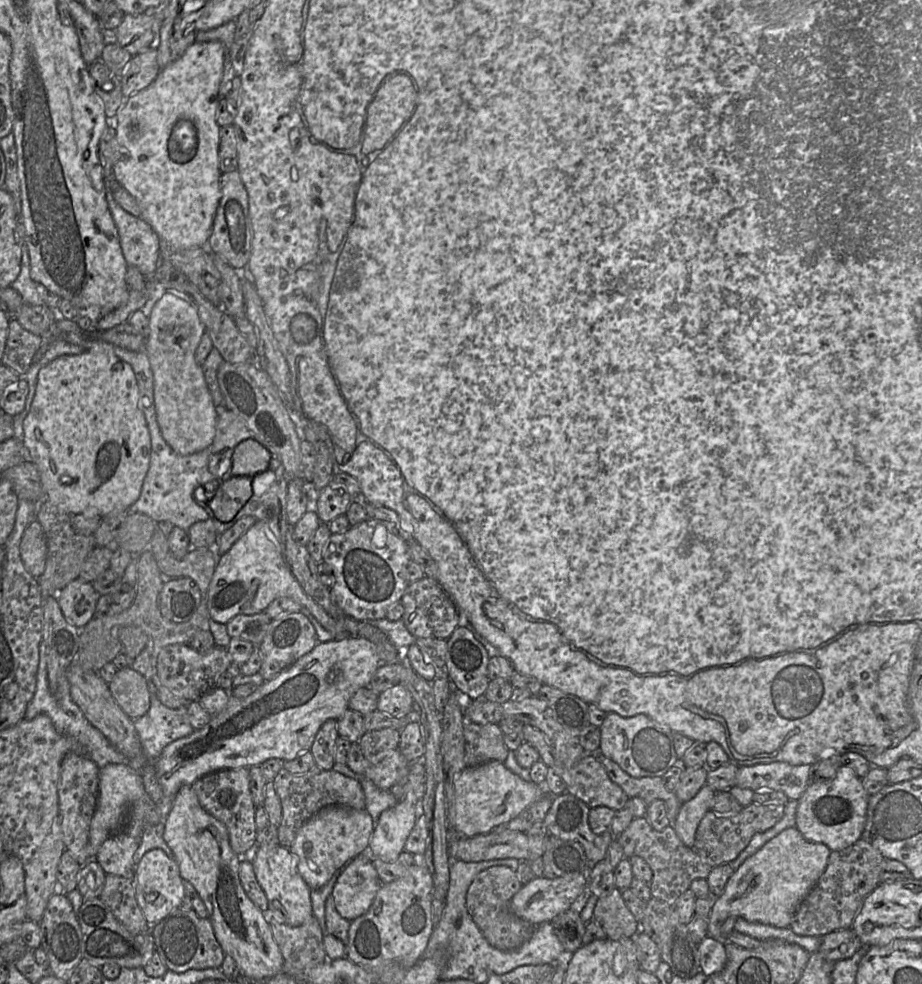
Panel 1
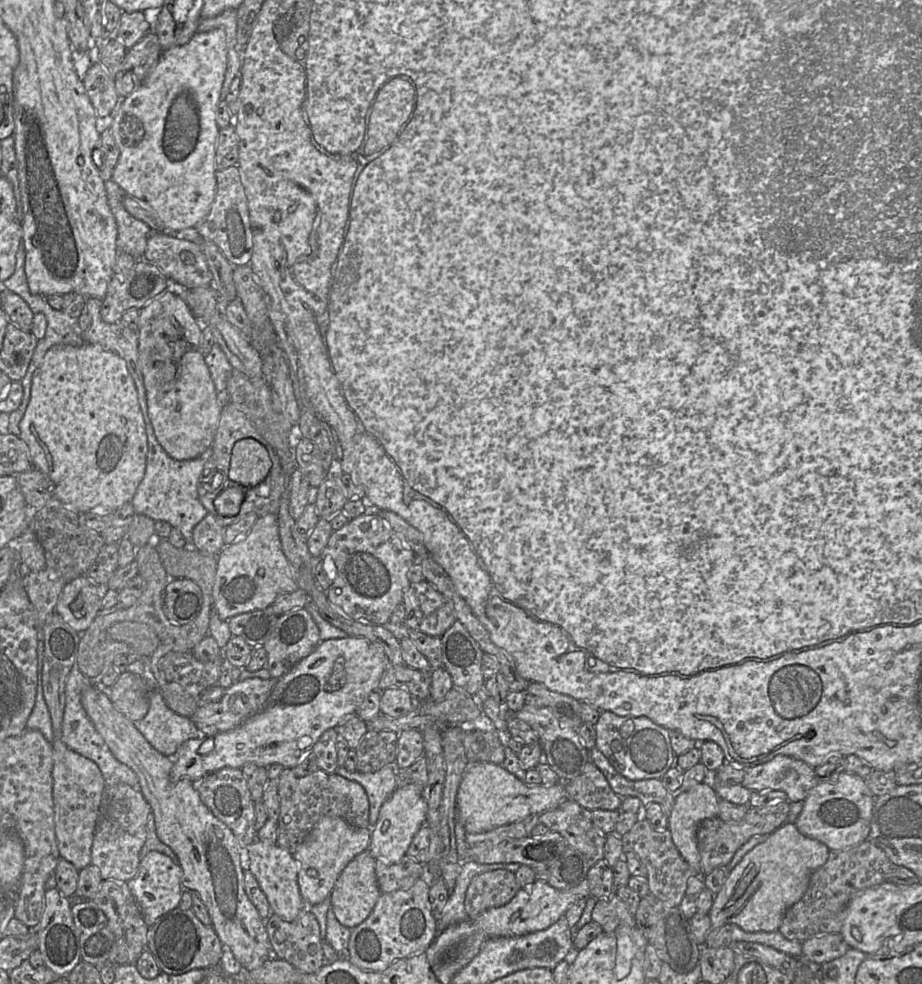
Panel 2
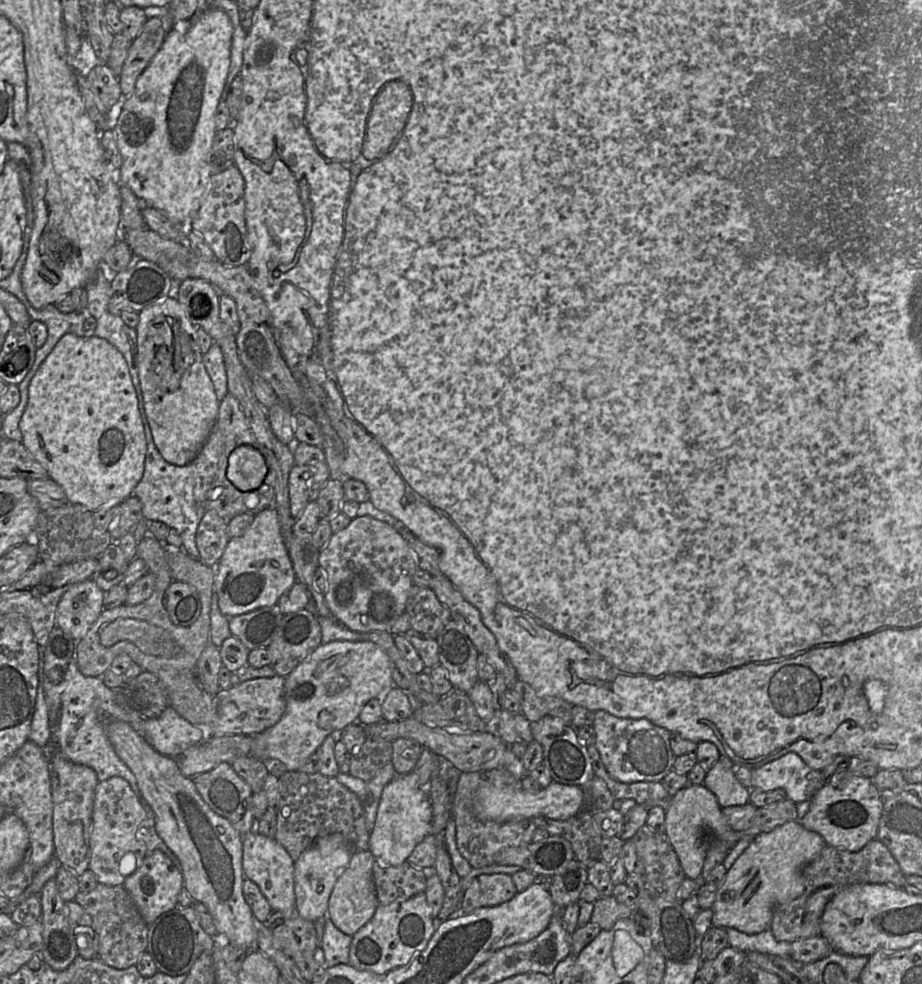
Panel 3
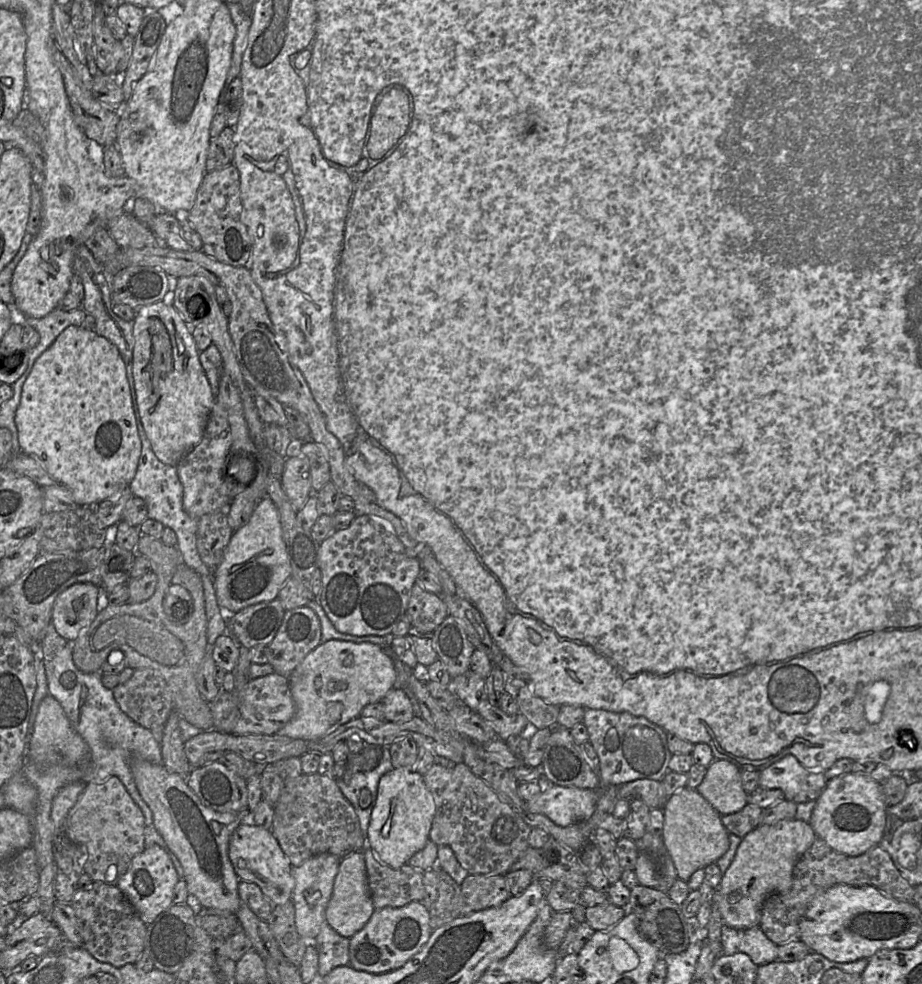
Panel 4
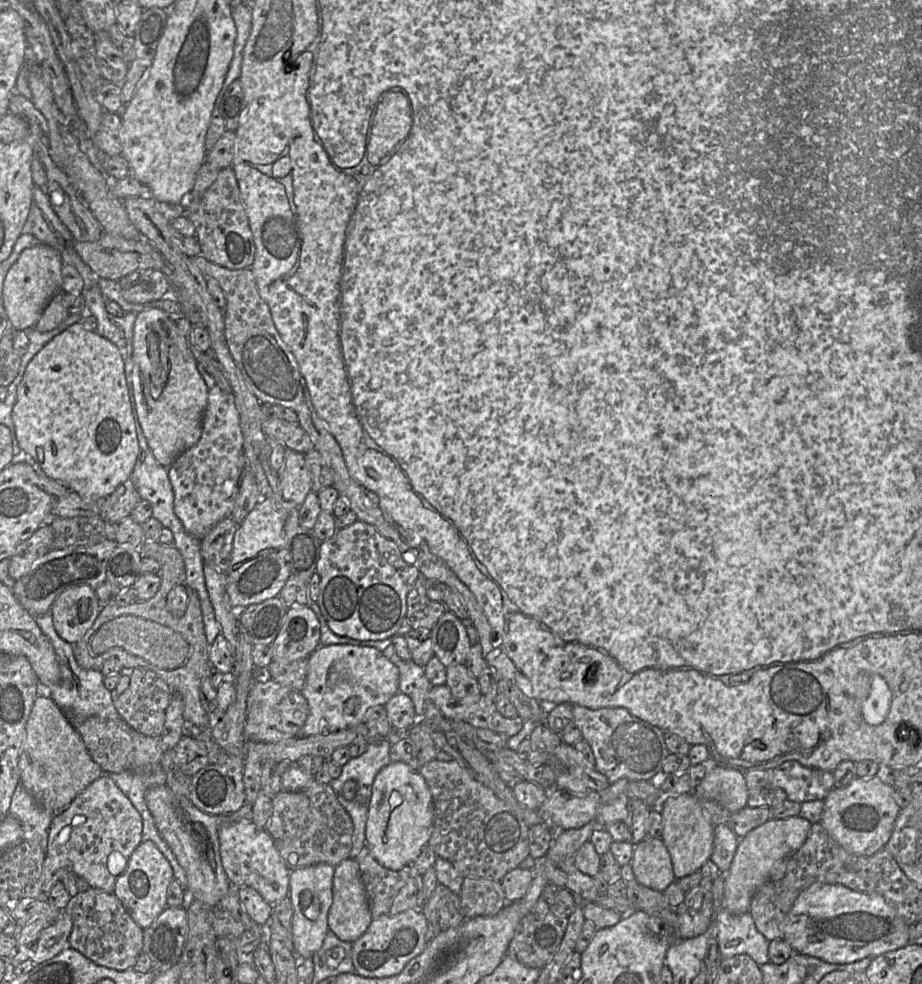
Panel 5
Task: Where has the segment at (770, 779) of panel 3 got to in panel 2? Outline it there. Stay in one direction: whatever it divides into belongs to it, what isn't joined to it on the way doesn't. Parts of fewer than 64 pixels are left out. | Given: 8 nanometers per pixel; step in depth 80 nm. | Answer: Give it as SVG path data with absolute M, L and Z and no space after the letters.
M778 755L773 759L745 768L742 785L750 791L783 790L788 801L804 801L810 790L820 781L815 768L802 760Z

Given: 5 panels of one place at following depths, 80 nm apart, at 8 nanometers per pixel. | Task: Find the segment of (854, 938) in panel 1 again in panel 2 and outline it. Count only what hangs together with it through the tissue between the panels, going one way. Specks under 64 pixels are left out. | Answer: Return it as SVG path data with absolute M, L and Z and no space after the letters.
M840 933L826 934L802 942L802 959L821 965L843 956L849 949Z

